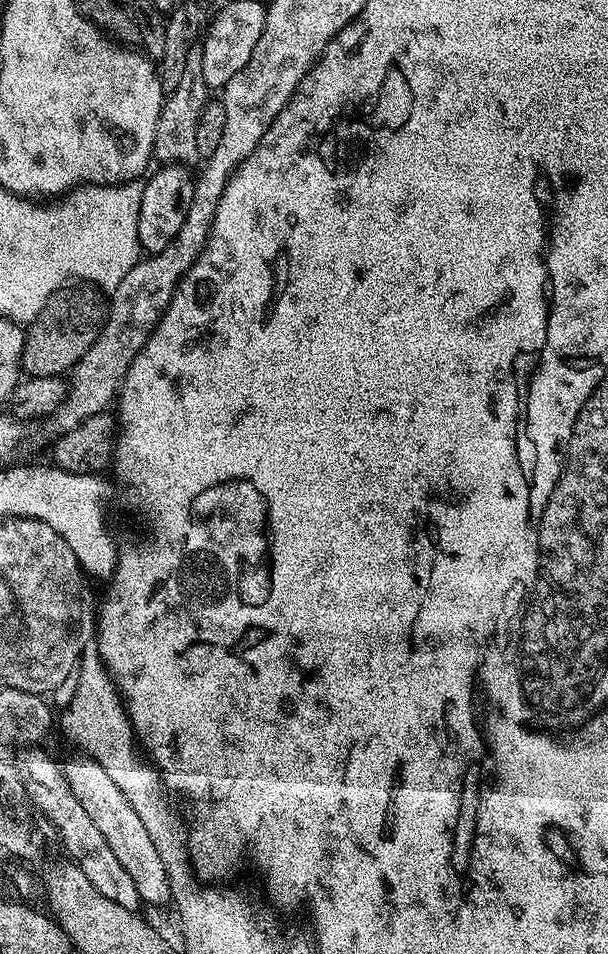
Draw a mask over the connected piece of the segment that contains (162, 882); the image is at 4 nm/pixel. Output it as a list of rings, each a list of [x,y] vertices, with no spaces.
[[[77,756],[78,758],[65,763],[64,773],[72,794],[80,802],[92,819],[95,827],[101,831],[106,843],[115,855],[119,863],[126,869],[132,881],[136,884],[136,890],[141,901],[147,905],[162,906],[171,901],[171,888],[168,875],[162,863],[161,855],[150,841],[150,834],[138,817],[129,800],[111,781],[106,770],[98,766],[91,757]]]

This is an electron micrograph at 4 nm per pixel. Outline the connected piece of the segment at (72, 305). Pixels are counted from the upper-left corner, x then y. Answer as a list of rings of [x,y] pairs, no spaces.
[[[65,286],[56,293],[54,303],[41,312],[37,320],[27,325],[24,338],[24,353],[20,359],[23,371],[29,377],[63,377],[94,346],[96,335],[108,319],[108,305],[103,291],[95,287]]]

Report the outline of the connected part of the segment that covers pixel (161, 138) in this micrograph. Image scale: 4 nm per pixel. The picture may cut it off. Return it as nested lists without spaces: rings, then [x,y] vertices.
[[[194,40],[188,50],[186,63],[178,87],[170,92],[160,112],[159,126],[156,127],[153,155],[161,163],[189,165],[199,159],[197,154],[197,132],[202,110],[209,104],[212,89],[204,78],[204,54],[202,44]]]

